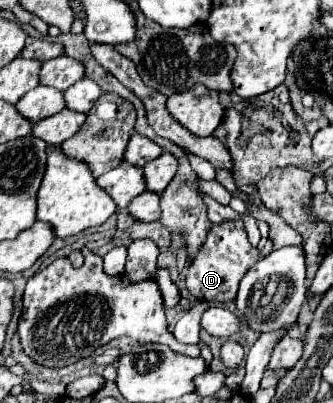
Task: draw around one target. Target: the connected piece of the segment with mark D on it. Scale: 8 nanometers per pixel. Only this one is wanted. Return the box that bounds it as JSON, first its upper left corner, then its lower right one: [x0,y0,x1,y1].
[186,219,260,305]

